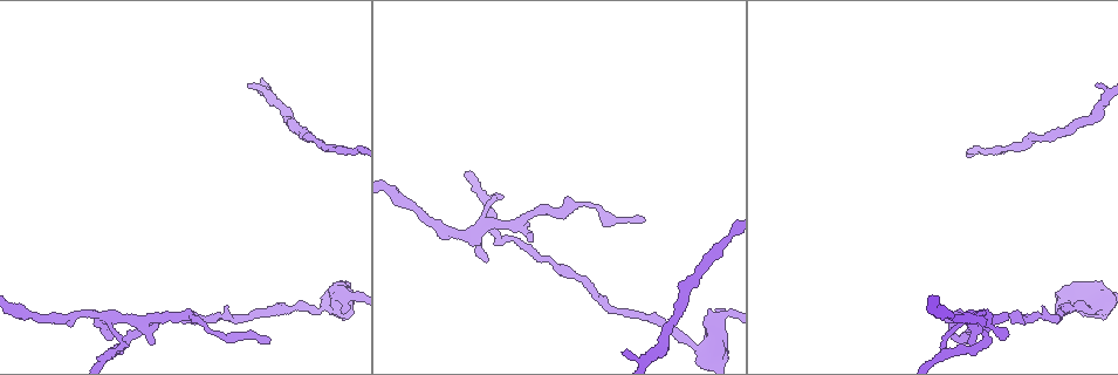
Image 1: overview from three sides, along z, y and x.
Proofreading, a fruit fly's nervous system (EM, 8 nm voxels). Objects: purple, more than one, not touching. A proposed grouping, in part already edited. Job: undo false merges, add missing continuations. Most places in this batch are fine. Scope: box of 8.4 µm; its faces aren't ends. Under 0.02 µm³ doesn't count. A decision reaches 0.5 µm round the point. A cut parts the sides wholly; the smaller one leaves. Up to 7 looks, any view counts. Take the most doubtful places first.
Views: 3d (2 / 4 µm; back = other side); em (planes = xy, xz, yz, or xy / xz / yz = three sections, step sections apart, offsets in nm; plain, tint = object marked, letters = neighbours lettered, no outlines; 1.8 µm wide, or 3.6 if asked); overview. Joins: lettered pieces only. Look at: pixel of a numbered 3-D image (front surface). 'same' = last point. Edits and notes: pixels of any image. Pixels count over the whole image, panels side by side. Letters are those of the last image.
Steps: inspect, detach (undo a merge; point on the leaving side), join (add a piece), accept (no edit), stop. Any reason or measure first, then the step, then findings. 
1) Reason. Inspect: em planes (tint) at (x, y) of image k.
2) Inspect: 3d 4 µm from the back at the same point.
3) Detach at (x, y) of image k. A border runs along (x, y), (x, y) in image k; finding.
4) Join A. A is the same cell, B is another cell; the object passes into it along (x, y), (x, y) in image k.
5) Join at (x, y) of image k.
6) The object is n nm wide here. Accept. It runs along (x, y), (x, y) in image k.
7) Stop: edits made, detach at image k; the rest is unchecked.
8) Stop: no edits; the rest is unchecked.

Free end. Inspect: 3d 2 µm at (249, 86) of image 1.

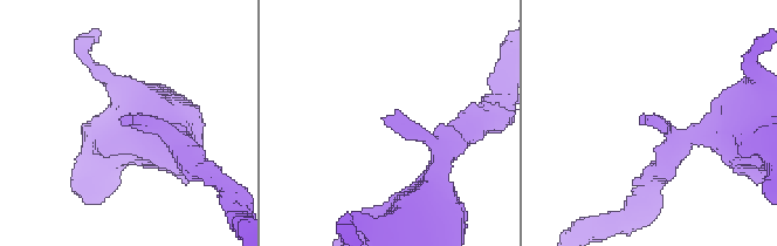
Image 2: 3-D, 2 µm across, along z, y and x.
Now the EM. Inspect: em planes (letters) at (126, 119) of image 2.

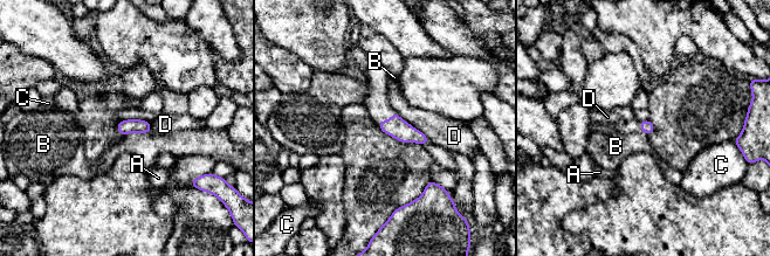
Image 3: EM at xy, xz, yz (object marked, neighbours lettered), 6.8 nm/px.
The longest contact is with D, 340 nm. Accept. A, B, C and D are other cells; a border runs along (150, 132), (129, 132), (123, 136) in image 3; none of them fits.

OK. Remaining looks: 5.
Two arms in line, one across. Inspect: 3d 4 µm at (141, 324) of image 1.

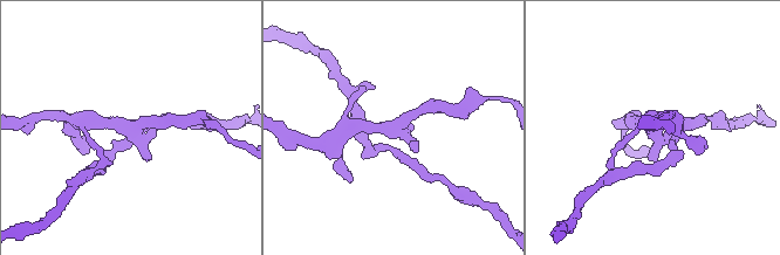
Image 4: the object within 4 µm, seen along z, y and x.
3 arms meet here; the arms are 180, 190, 240 nm wide. Inspect: em xz step 16 (tint) at (397, 130) of image 4.

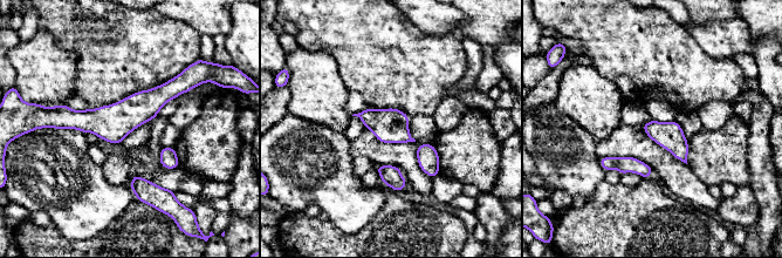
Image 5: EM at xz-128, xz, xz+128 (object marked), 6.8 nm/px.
Another direction. Inspect: em planes (letters) at the same point.

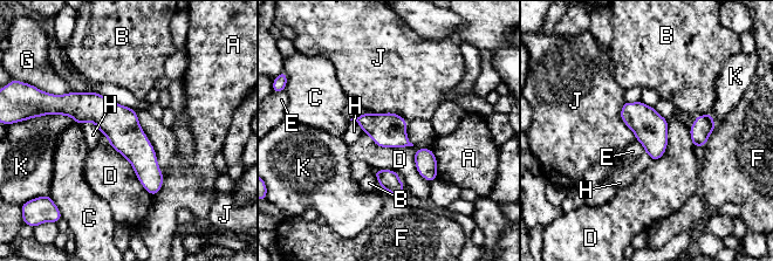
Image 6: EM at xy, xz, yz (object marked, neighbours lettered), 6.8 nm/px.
The object is 240 nm wide here. Accept. A, B, C, D, E, F, G, H, J and K are other cells; a border runs along (636, 138), (644, 150) in image 6; continuous, no second cell.

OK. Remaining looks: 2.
Thin end. Inspect: em planes (letters) at (644, 217) of image 1.

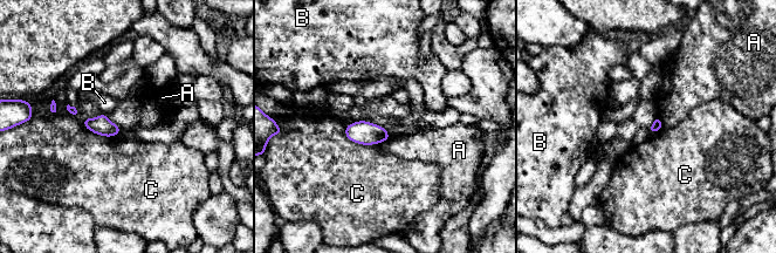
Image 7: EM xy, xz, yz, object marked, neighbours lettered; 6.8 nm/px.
Accept. A, B and C are other cells; a border runs along (344, 127), (357, 143), (380, 143) in image 7; no lettered piece goes on from it.

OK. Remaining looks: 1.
Stop: no edits; the rest is unchecked.

